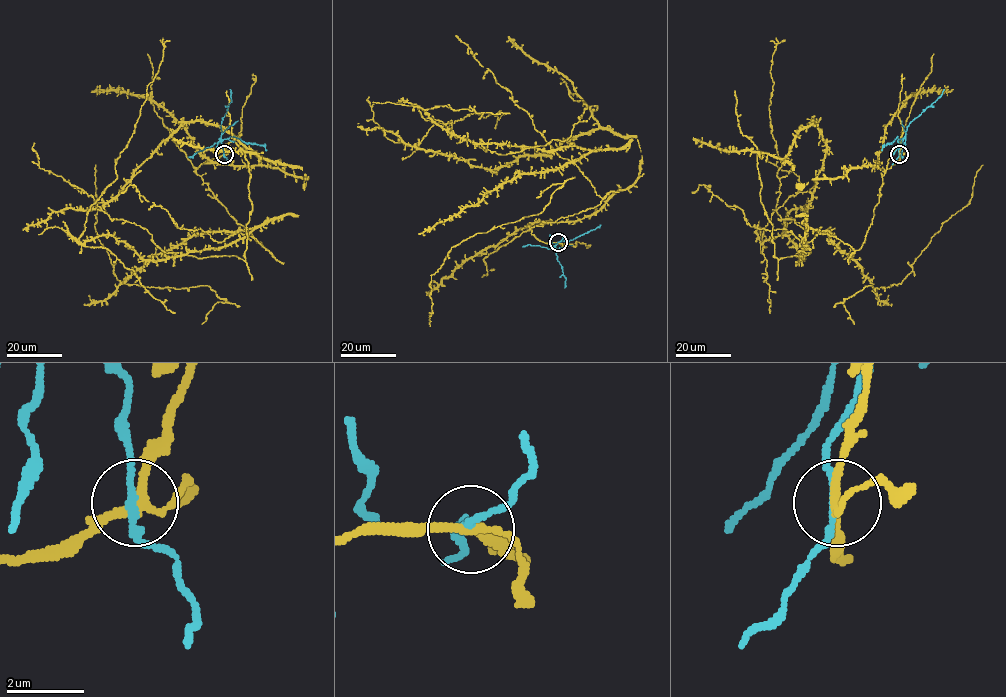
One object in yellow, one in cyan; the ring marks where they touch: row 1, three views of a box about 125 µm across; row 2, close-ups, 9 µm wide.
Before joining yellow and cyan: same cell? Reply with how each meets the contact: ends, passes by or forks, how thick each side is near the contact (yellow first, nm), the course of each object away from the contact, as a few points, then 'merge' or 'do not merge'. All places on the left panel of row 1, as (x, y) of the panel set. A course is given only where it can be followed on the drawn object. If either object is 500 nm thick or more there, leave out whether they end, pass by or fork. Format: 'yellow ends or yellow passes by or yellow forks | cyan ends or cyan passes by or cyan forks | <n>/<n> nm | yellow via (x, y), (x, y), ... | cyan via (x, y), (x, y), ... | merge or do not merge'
yellow forks | cyan passes by | 220/160 nm | yellow via (224, 154), (195, 172), (268, 250), (186, 254), (243, 260), (264, 159), (199, 121), (24, 229) | cyan via (224, 154), (220, 126), (231, 102), (229, 89) | do not merge

